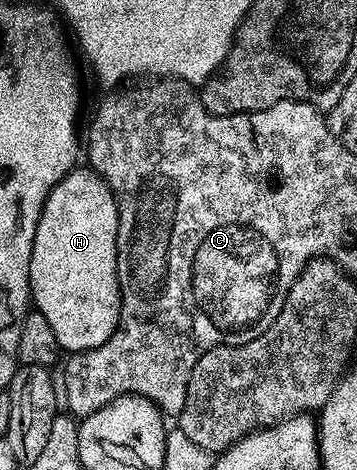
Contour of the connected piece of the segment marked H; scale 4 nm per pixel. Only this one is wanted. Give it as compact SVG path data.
M87 165L67 174L41 209L29 261L30 302L49 321L64 352L97 349L119 328L118 224L117 201L109 185Z

